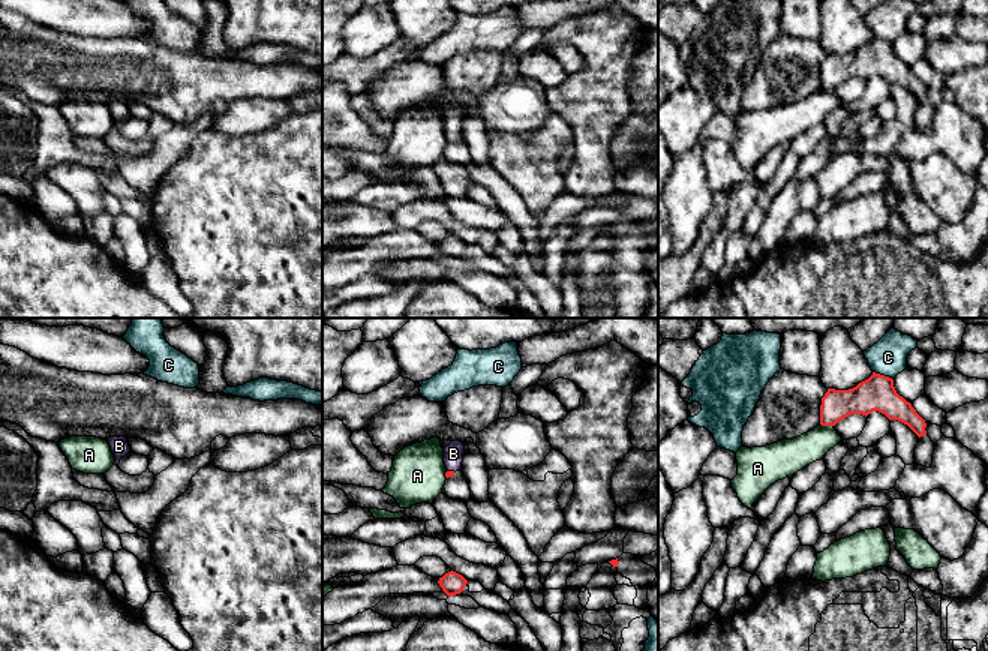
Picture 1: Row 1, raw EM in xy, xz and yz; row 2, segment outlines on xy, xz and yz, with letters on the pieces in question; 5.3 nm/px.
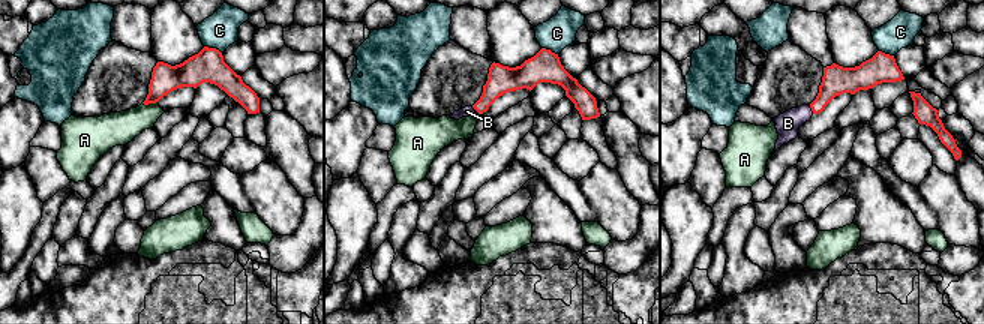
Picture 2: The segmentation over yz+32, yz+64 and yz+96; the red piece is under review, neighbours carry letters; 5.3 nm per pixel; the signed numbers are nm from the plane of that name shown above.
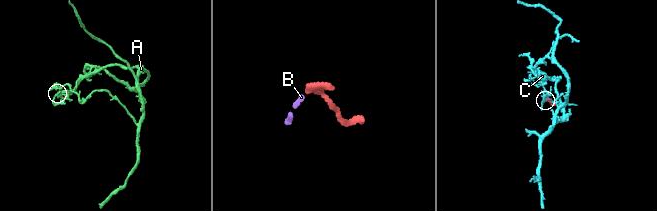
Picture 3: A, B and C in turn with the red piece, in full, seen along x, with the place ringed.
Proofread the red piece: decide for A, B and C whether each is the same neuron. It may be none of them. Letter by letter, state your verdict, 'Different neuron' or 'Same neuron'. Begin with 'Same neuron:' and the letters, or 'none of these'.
Same neuron: B
A: Different neuron
B: Same neuron
C: Different neuron

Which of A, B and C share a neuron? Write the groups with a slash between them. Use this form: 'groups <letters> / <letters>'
groups A / B / C

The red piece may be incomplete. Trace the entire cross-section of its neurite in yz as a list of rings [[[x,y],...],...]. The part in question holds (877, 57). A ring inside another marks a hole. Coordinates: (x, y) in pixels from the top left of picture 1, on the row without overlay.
[[[876,36],[853,52],[828,52],[822,62],[820,88],[835,90],[852,78],[867,81],[873,75],[885,78],[889,84],[907,88],[919,102],[927,99],[925,84],[910,66],[897,57],[894,44]]]

